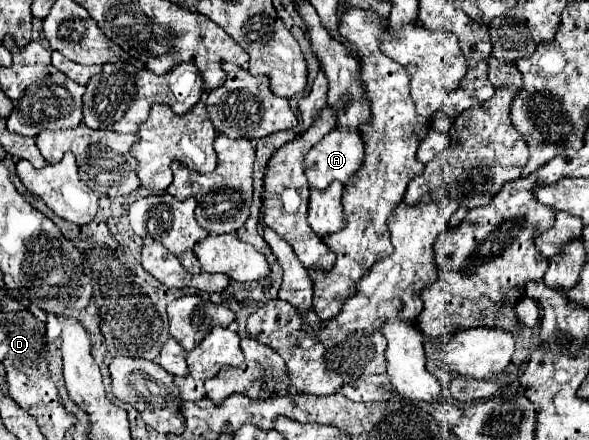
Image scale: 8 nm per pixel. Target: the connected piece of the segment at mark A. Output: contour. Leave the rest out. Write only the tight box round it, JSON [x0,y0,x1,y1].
[305,129,365,189]

